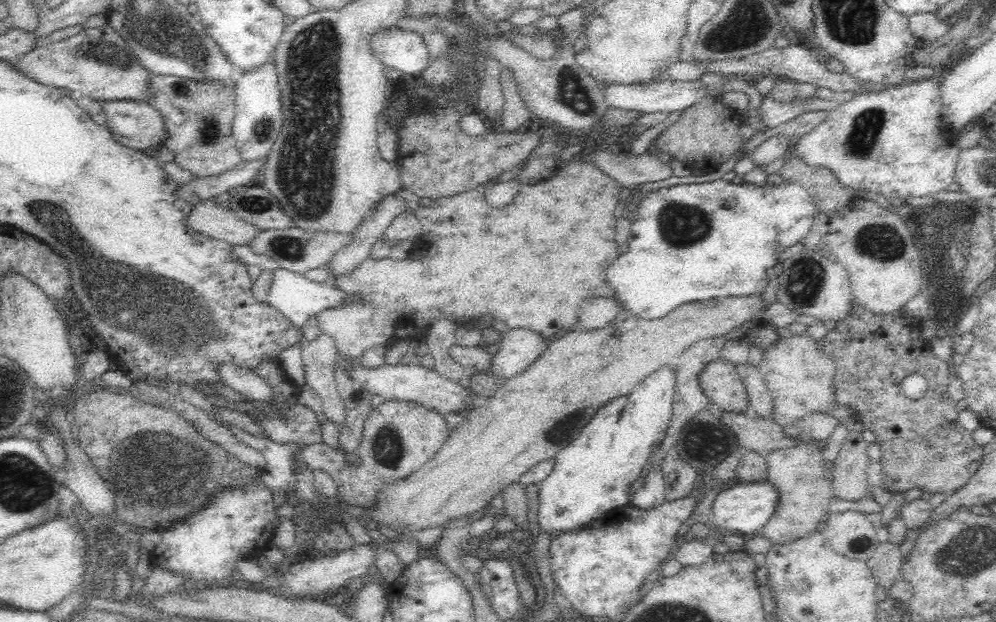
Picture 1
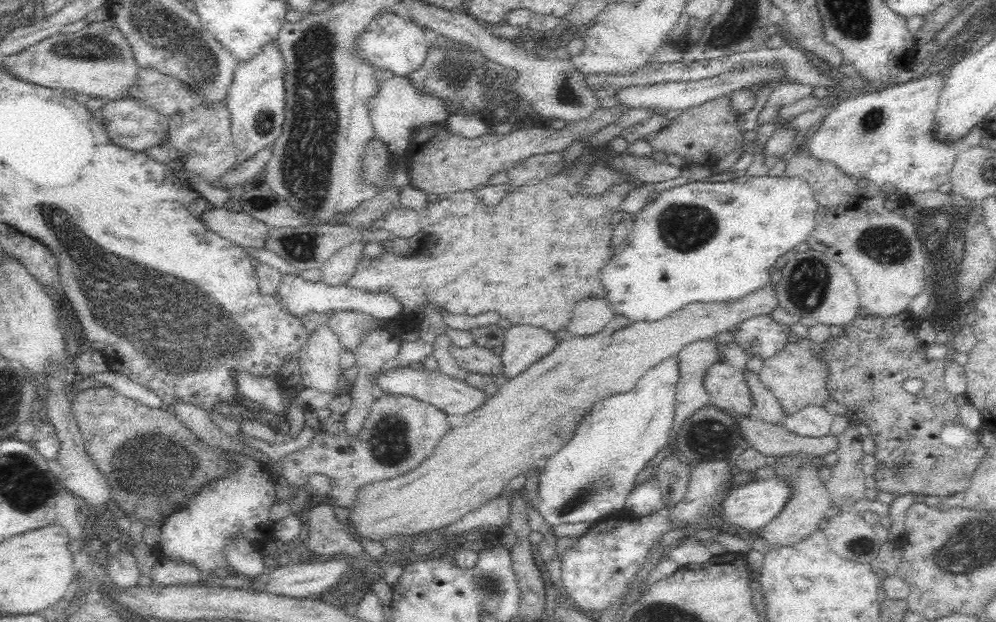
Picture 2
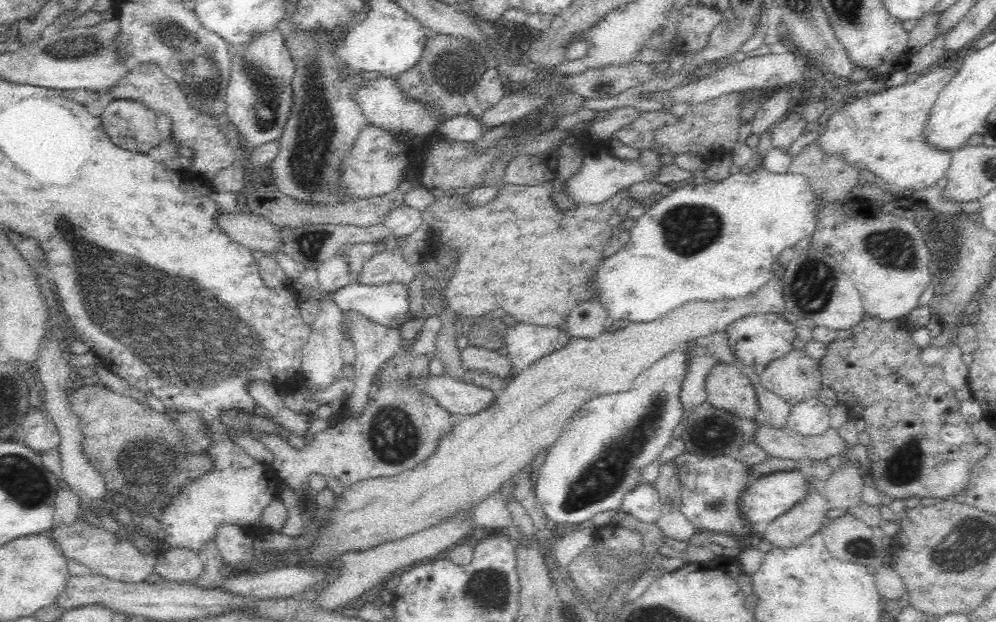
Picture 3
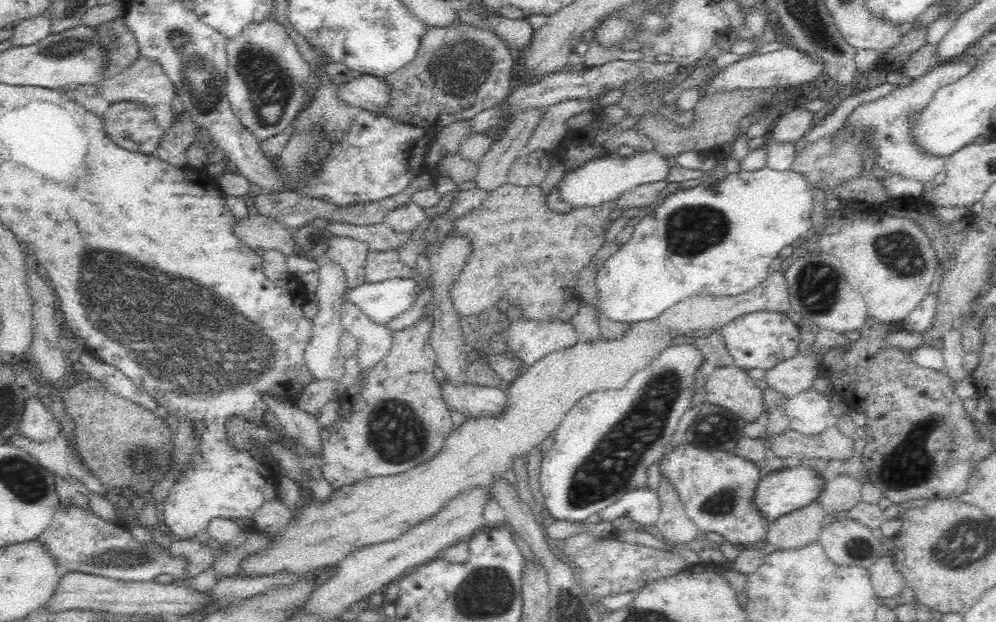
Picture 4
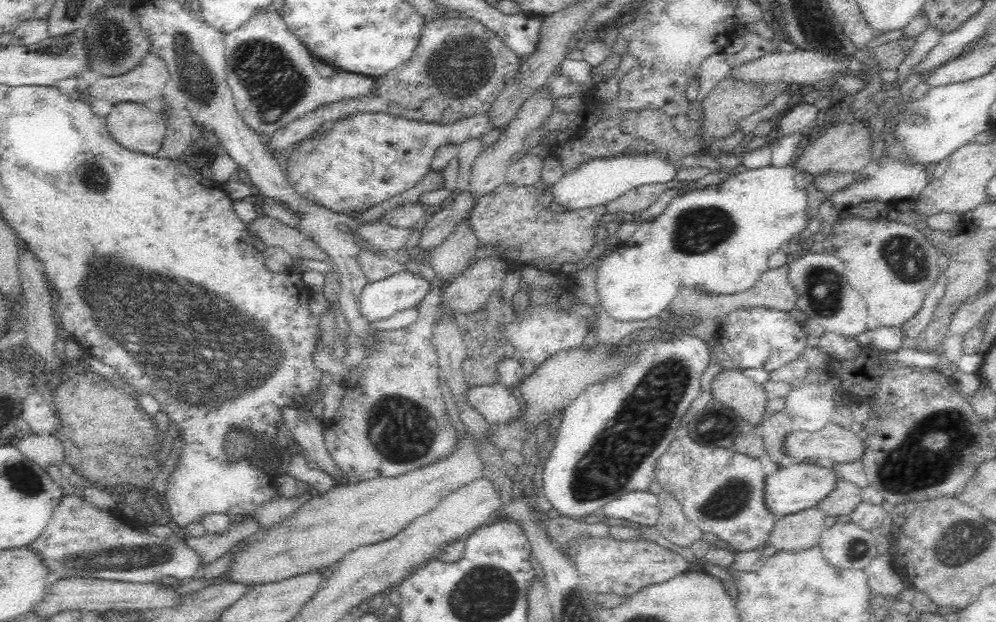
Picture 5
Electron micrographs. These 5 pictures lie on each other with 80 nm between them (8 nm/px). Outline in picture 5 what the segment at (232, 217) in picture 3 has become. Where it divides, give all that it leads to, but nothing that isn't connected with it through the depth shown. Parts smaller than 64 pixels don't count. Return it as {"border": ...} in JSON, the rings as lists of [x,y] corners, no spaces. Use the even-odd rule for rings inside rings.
{"border":[[[262,215],[246,224],[248,234],[257,237],[268,248],[280,247],[292,258],[312,258],[330,262],[326,251],[322,250],[314,241],[300,235],[297,227],[289,227],[279,220]]]}

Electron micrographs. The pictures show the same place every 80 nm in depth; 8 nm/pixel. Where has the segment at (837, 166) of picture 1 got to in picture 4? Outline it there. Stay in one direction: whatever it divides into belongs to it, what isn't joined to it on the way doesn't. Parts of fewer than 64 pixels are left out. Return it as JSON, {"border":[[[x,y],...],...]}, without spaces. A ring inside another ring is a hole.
{"border":[[[968,54],[970,62],[946,62],[936,64],[924,76],[916,78],[913,81],[904,81],[886,96],[856,105],[850,112],[843,125],[832,132],[832,139],[845,139],[850,135],[858,139],[858,153],[862,154],[866,148],[874,150],[874,166],[879,166],[886,170],[888,175],[898,175],[906,179],[916,179],[918,183],[925,184],[933,181],[938,174],[945,172],[945,166],[949,157],[942,158],[934,156],[929,152],[924,152],[913,139],[911,133],[911,120],[915,118],[921,110],[927,107],[927,104],[933,99],[933,94],[940,88],[953,84],[955,80],[966,76],[972,68],[973,57]],[[873,130],[870,134],[870,140],[865,139],[865,134]]]}

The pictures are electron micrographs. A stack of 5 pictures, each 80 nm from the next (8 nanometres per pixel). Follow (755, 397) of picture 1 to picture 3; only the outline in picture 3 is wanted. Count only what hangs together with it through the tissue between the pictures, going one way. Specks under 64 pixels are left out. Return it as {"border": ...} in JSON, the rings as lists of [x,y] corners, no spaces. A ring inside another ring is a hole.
{"border":[[[760,382],[752,383],[756,399],[758,399],[760,418],[774,428],[787,425],[787,419],[791,412],[791,406],[783,401],[776,393],[764,388]]]}

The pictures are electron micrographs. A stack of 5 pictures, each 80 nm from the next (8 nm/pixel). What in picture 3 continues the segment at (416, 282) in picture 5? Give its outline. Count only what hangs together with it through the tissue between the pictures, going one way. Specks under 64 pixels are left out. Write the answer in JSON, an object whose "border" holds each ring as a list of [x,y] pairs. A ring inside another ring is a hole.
{"border":[[[354,282],[331,296],[343,312],[358,312],[382,327],[396,329],[410,319],[409,294],[402,284],[367,286]]]}

